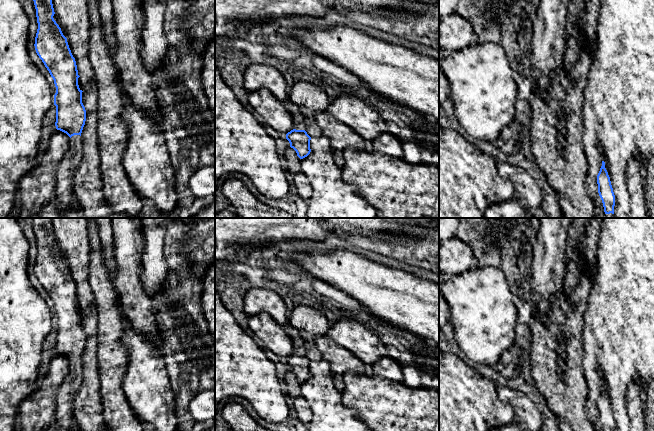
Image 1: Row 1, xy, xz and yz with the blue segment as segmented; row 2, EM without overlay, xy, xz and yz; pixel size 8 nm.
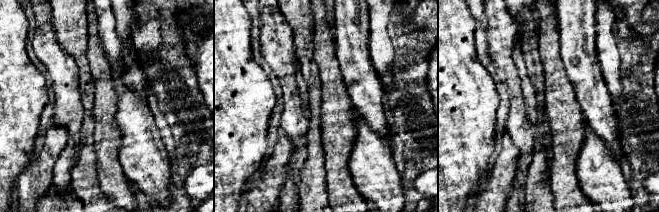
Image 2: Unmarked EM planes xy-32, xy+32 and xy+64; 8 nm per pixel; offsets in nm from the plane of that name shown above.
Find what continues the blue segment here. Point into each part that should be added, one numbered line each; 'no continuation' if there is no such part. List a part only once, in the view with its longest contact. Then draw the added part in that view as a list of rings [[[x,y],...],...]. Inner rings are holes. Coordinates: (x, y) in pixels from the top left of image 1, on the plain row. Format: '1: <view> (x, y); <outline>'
no continuation

